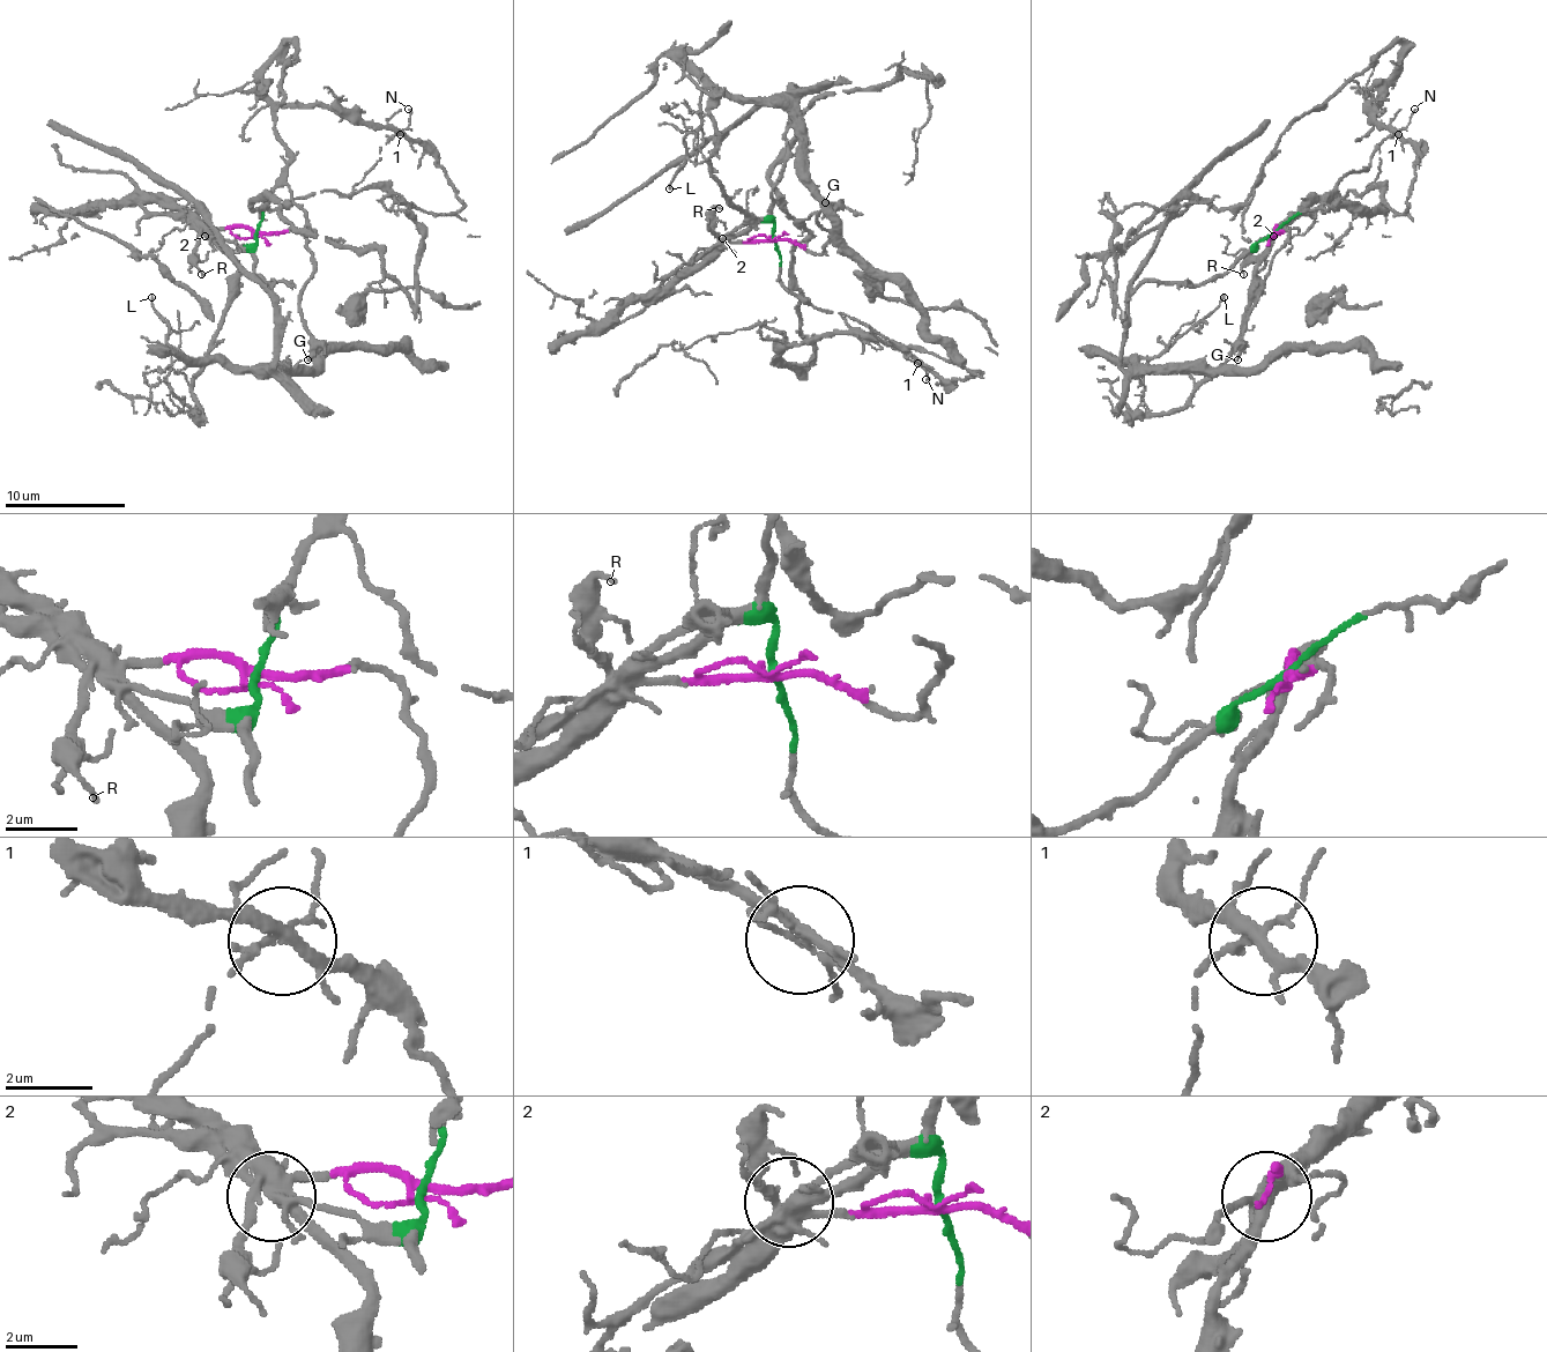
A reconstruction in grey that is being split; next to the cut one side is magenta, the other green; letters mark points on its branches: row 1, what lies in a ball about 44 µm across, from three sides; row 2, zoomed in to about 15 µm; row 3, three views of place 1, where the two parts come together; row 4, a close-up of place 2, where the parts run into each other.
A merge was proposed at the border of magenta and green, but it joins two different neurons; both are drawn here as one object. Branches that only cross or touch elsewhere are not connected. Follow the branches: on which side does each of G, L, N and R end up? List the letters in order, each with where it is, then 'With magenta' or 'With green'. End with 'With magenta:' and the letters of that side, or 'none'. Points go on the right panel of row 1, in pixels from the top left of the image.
G: Place: (1237, 359). With magenta
L: Place: (1224, 297). With green
N: Place: (1414, 109). With green
R: Place: (1243, 274). With magenta
With magenta: G, R

